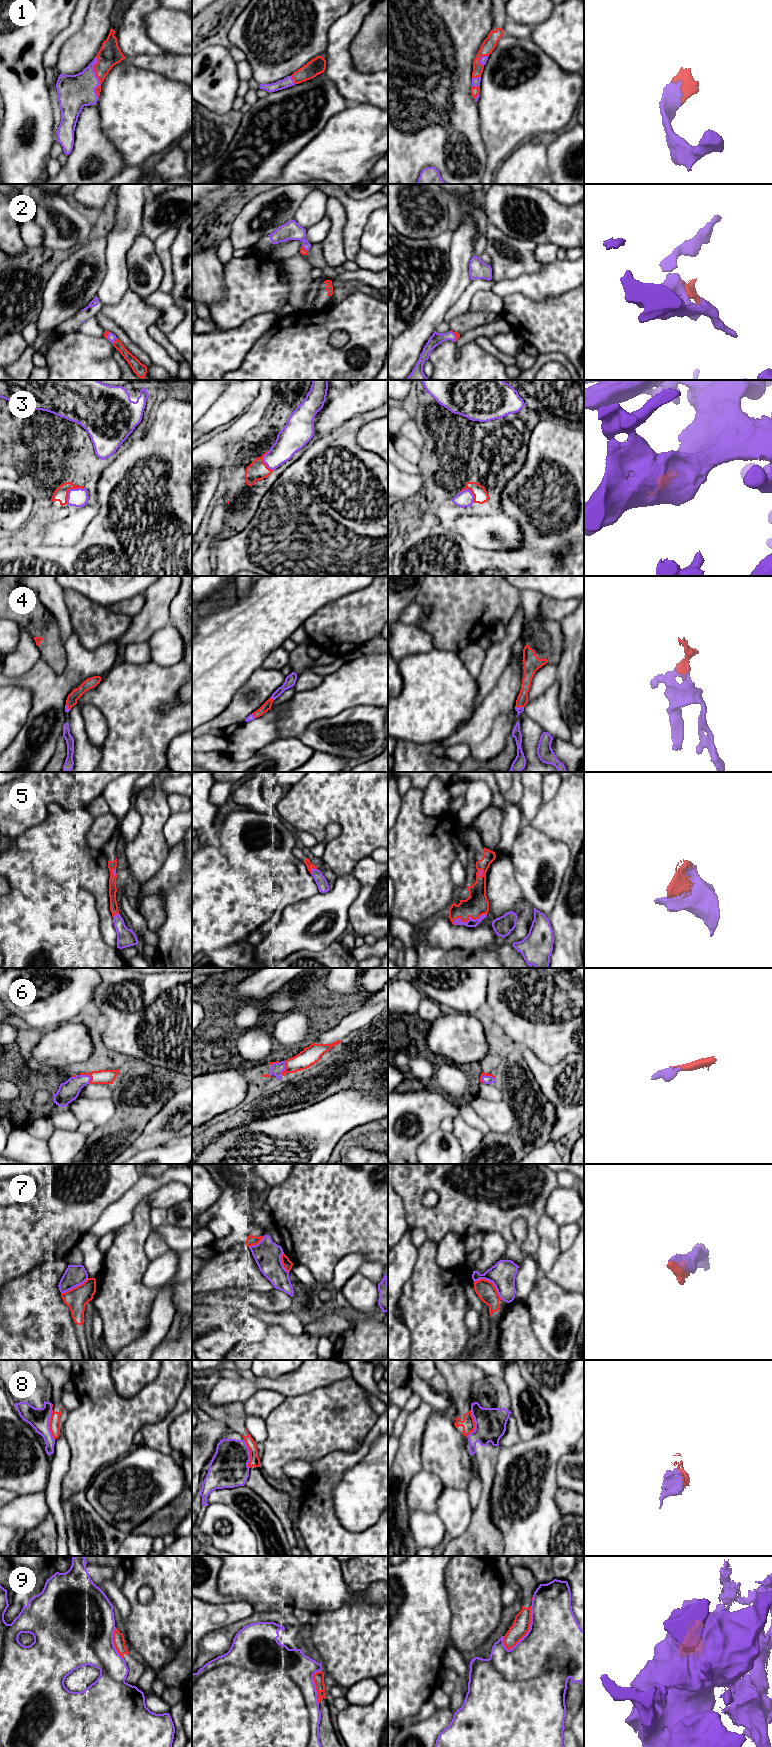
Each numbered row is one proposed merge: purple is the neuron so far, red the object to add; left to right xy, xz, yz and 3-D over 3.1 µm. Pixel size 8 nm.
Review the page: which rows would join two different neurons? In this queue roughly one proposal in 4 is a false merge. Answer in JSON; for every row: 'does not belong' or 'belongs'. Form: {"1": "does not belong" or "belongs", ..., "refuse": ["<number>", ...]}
{"1": "belongs", "2": "belongs", "3": "belongs", "4": "belongs", "5": "belongs", "6": "belongs", "7": "does not belong", "8": "does not belong", "9": "does not belong", "refuse": ["7", "8", "9"]}

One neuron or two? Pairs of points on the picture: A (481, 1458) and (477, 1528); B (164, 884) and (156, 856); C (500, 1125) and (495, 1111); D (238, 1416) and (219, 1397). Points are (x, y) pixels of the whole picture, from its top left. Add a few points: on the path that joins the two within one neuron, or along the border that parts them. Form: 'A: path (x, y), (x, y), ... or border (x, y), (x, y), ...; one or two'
A: path (486, 1475), (485, 1502), (482, 1511); one
B: border (171, 848), (162, 866), (142, 884); two
C: path (500, 1122), (500, 1118), (496, 1114); one
D: border (208, 1396), (212, 1405), (235, 1402), (242, 1404); two

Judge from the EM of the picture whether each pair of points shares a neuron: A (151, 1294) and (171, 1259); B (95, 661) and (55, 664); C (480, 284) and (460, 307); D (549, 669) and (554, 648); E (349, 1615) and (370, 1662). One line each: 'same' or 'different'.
A: different
B: different
C: same
D: different
E: same

